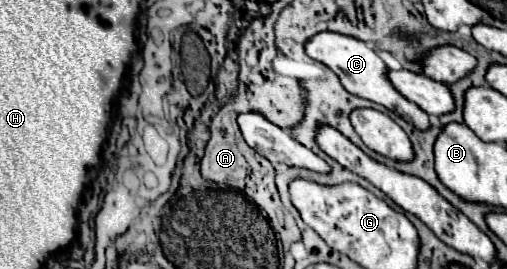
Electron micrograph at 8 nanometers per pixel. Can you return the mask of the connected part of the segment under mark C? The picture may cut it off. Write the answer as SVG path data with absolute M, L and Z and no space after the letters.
M323 31L323 33L315 33L311 39L307 39L305 43L305 53L327 65L341 81L341 85L351 93L351 95L357 95L357 97L363 97L363 99L369 99L373 103L379 103L383 107L387 107L389 111L397 113L399 117L403 117L405 121L413 123L417 129L427 129L429 127L429 115L425 111L421 111L415 103L407 101L399 91L395 91L395 87L391 87L389 79L387 79L387 67L383 63L383 59L377 55L375 47L361 41L361 39L355 39L355 37L349 37L349 35L341 35L341 33L333 33L333 31Z

